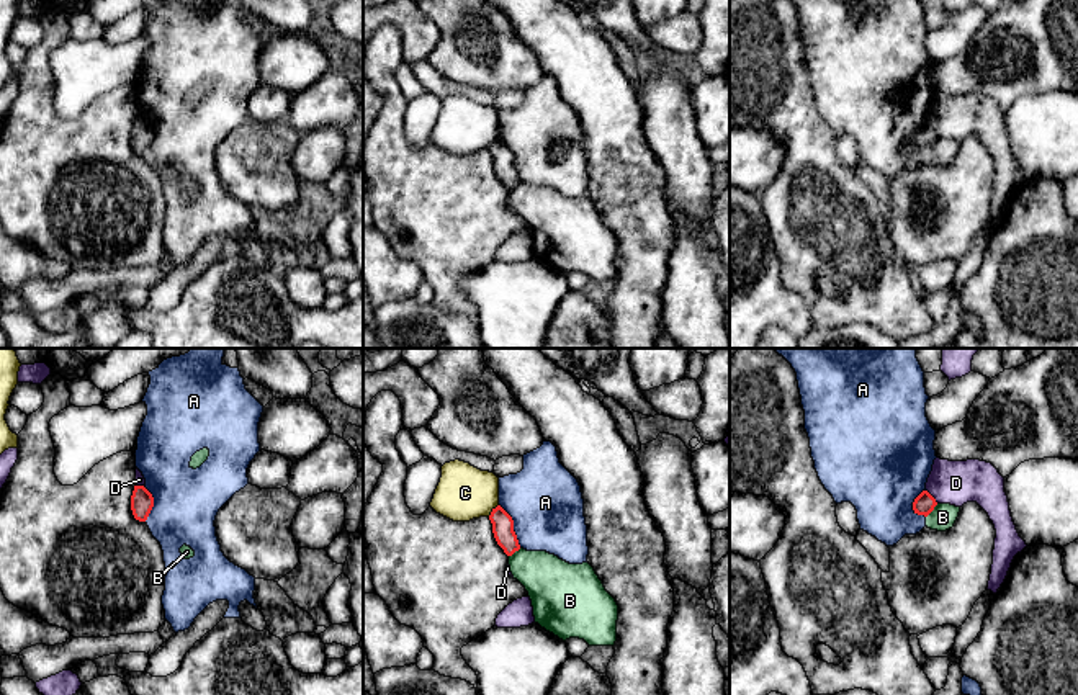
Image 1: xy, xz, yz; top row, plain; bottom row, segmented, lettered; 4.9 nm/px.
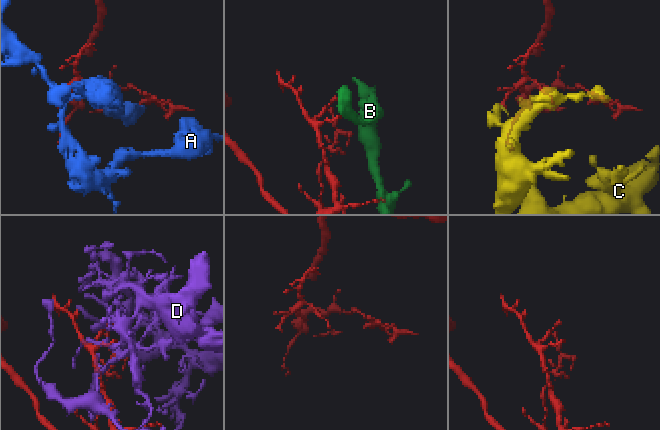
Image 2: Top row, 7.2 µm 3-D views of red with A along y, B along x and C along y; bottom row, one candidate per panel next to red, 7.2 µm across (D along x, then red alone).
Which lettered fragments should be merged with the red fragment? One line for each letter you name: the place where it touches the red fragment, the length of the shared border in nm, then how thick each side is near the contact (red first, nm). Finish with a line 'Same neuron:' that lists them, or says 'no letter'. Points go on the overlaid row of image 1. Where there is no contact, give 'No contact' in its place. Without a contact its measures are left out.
Same neuron: no letter

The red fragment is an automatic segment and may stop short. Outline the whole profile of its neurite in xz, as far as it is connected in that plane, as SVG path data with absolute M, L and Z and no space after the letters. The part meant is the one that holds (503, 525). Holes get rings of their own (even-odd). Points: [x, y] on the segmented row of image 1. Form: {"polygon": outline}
{"polygon": "M497 505L492 509L489 520L492 523L494 538L504 553L512 556L515 551L519 551L520 545L514 531L512 517L501 505Z"}

